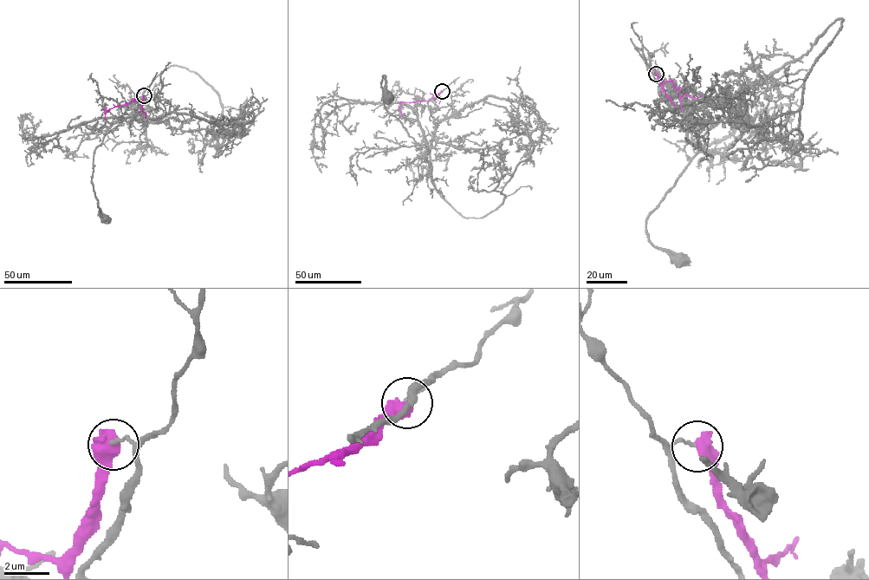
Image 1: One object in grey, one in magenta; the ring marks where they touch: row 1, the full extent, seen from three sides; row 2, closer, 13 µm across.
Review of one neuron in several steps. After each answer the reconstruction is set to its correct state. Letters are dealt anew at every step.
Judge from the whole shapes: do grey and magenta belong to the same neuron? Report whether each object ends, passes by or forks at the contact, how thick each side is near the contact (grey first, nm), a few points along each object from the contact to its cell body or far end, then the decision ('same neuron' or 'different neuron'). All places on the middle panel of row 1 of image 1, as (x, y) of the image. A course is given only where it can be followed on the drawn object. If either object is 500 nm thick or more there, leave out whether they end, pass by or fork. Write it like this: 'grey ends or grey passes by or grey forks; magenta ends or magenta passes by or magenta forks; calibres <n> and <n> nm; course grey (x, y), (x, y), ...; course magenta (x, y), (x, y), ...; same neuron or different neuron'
calibres 120 and 700 nm; course grey (442, 90), (428, 101), (431, 114), (438, 122), (428, 150), (386, 109), (384, 75), (387, 96); course magenta (442, 91), (428, 101), (401, 102), (398, 108), (404, 116); different neuron

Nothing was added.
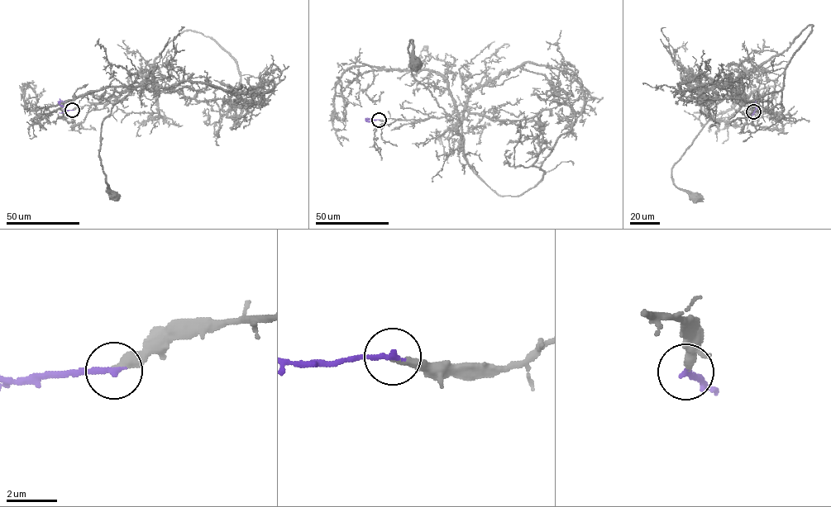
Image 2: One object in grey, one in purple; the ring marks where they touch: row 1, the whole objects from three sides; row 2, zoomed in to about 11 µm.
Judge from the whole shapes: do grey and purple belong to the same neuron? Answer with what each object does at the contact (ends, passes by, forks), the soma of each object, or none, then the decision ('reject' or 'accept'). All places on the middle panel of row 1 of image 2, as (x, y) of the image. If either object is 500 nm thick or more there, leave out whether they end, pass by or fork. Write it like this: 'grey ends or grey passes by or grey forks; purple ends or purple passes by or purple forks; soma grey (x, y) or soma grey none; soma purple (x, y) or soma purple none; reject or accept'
grey ends; purple ends; soma grey (417, 63); soma purple none; accept

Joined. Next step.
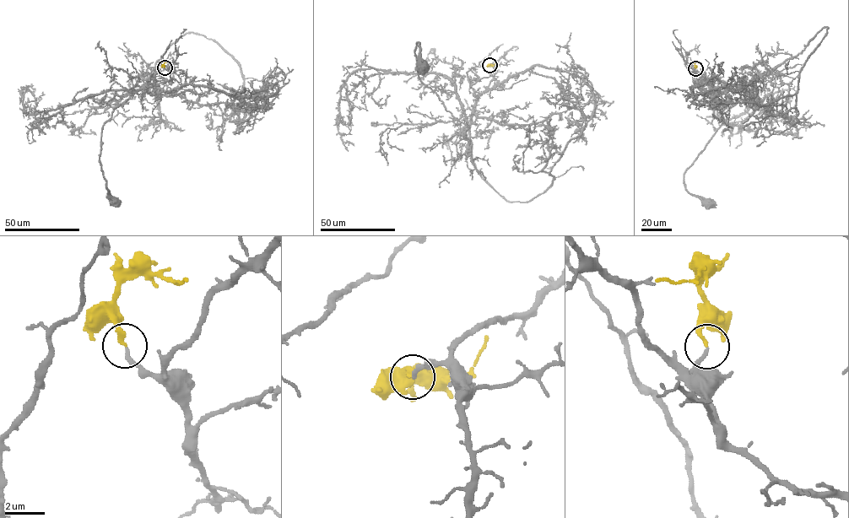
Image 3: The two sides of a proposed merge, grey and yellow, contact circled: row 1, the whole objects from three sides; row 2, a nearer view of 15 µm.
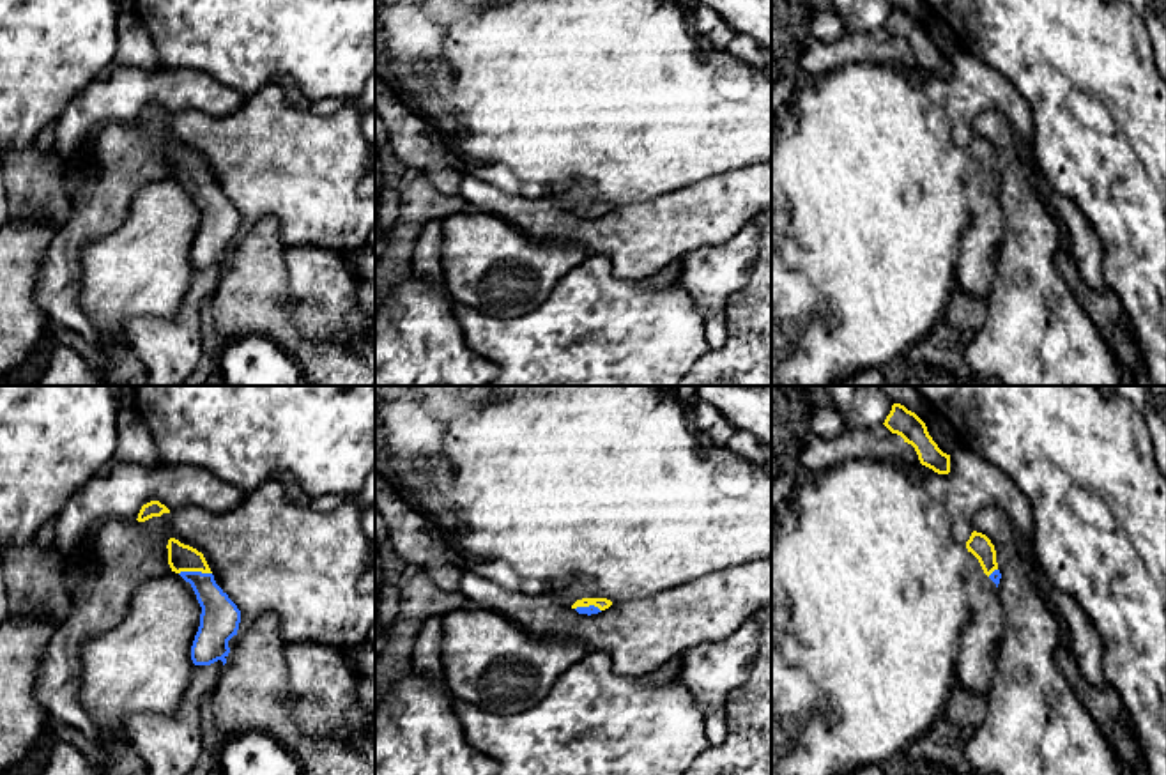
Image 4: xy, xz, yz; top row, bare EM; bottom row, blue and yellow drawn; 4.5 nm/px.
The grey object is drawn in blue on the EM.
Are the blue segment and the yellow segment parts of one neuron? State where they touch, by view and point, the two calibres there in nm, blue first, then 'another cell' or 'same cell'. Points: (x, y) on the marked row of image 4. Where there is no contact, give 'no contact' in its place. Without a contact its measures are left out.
xy (195, 572) | 180/130 nm | same cell

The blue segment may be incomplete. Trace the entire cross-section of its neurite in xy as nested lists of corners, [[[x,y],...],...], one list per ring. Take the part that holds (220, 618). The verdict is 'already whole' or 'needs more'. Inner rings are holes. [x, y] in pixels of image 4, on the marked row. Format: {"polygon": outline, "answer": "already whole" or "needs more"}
{"polygon": [[[168,540],[168,564],[191,584],[202,607],[200,626],[191,646],[195,665],[211,665],[218,660],[226,664],[228,641],[237,635],[241,610],[228,595],[216,584],[214,575],[196,549]]], "answer": "needs more"}

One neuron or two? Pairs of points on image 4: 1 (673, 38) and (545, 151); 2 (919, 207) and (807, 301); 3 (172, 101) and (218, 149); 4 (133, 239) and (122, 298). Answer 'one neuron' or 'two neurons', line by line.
1: one neuron
2: one neuron
3: two neurons
4: one neuron

